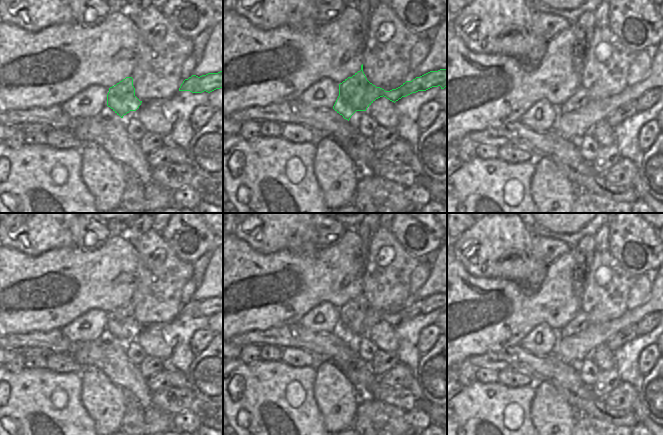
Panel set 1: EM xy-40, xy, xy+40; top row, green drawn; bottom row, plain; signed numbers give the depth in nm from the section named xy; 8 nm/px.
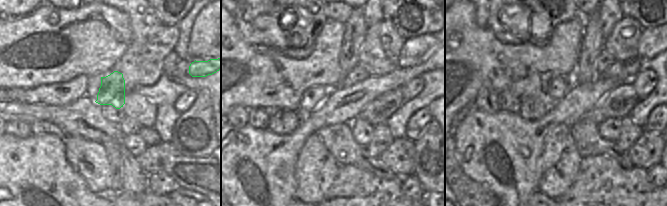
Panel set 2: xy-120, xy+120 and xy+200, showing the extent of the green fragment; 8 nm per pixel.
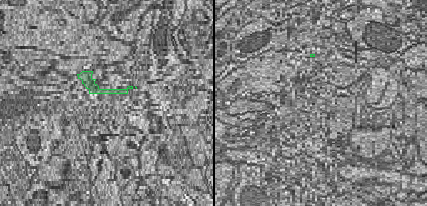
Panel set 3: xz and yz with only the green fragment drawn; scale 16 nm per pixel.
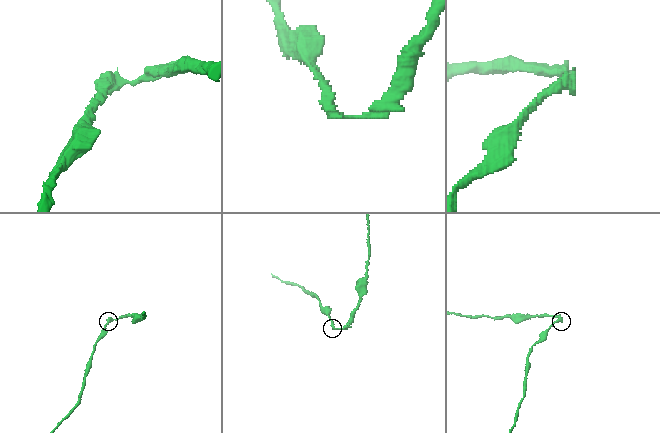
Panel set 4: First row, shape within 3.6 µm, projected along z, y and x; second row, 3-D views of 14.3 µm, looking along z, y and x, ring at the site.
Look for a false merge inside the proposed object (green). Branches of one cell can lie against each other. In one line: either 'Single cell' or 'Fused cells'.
Fused cells

